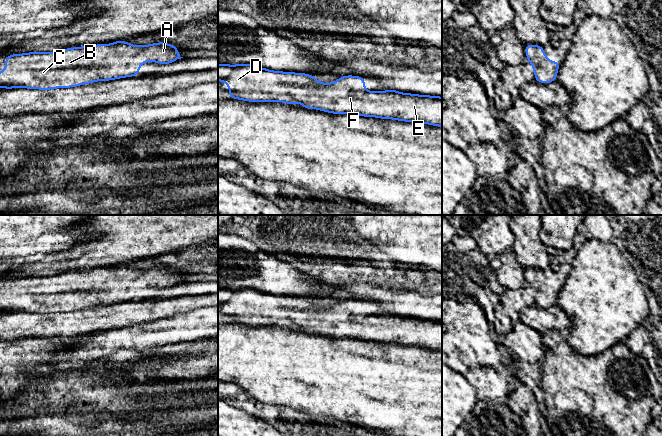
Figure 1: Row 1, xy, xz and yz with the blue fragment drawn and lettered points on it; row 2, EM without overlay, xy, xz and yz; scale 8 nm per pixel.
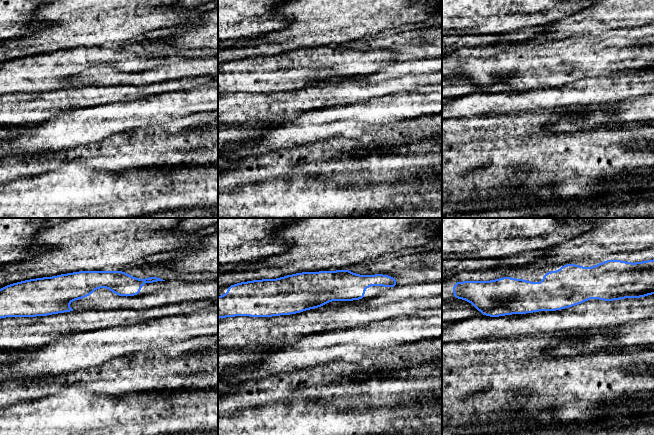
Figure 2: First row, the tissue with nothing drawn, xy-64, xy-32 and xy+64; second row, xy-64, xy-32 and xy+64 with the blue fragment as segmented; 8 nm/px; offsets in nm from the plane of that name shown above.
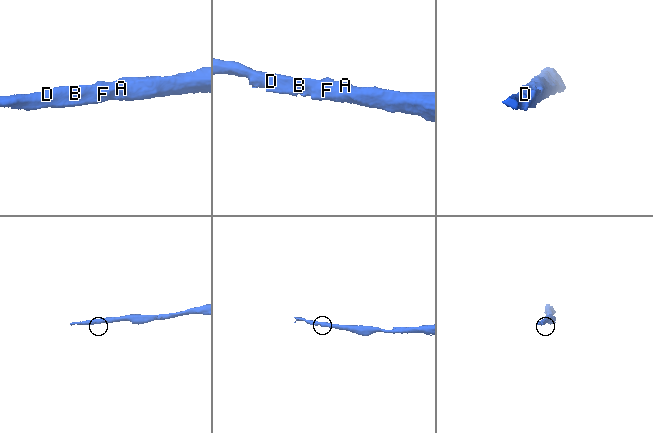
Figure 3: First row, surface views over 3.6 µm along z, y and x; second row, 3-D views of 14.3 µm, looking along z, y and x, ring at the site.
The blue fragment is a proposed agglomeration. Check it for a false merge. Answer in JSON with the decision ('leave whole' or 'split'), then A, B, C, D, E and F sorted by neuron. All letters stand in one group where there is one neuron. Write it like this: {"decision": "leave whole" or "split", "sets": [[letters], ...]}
{"decision": "leave whole", "sets": [["A", "B", "C", "D", "E", "F"]]}

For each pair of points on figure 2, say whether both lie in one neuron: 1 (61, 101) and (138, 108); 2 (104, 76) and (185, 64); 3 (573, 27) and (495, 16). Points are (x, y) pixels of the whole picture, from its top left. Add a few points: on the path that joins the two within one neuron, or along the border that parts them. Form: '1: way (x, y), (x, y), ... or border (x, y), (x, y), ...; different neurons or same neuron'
1: border (122, 101), (78, 107), (76, 109); different neurons
2: way (124, 78), (165, 76); same neuron
3: border (570, 14), (545, 25); different neurons

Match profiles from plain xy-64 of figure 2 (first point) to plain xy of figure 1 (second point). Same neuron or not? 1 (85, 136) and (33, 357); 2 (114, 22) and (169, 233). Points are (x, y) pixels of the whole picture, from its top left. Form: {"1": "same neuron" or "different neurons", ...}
{"1": "different neurons", "2": "same neuron"}

